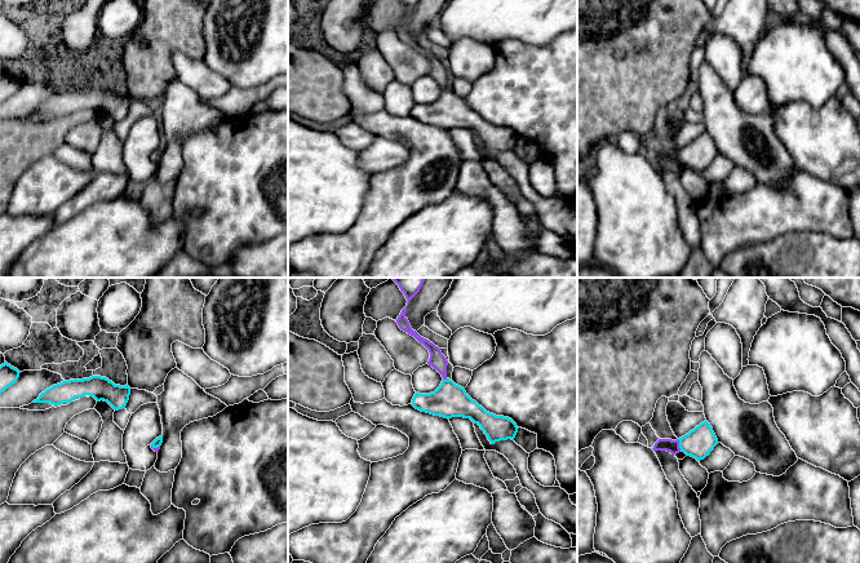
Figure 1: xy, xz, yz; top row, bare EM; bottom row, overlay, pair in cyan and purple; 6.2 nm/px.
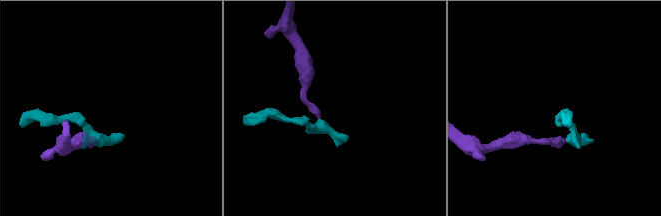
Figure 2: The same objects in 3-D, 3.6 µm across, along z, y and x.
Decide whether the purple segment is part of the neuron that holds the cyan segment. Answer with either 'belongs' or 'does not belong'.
belongs

